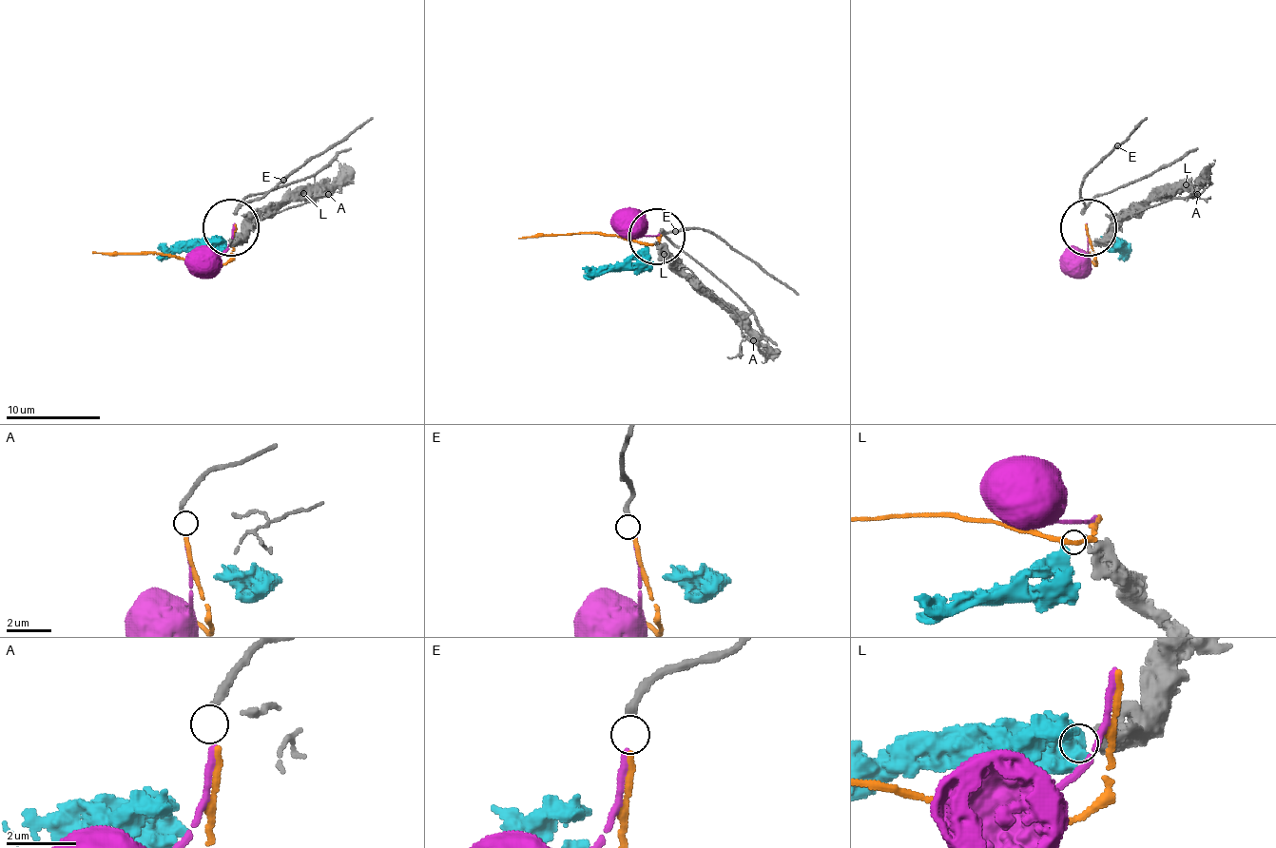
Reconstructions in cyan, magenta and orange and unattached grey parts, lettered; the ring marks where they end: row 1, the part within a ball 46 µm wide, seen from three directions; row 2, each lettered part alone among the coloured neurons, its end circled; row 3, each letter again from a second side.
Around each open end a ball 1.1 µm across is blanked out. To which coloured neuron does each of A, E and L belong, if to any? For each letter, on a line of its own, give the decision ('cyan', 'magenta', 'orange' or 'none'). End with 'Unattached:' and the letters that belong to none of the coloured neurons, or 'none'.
A: magenta
E: orange
L: cyan
Unattached: none

